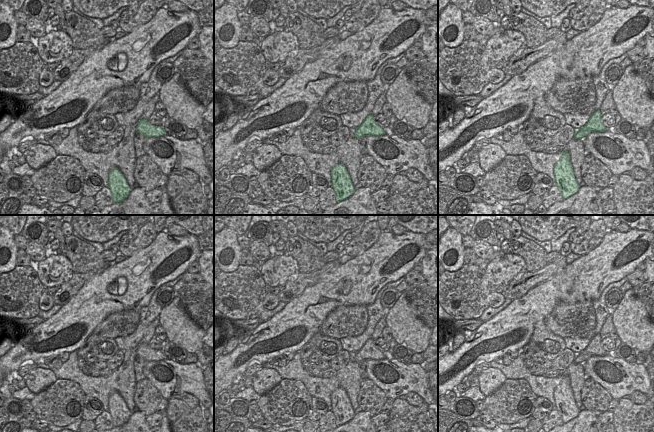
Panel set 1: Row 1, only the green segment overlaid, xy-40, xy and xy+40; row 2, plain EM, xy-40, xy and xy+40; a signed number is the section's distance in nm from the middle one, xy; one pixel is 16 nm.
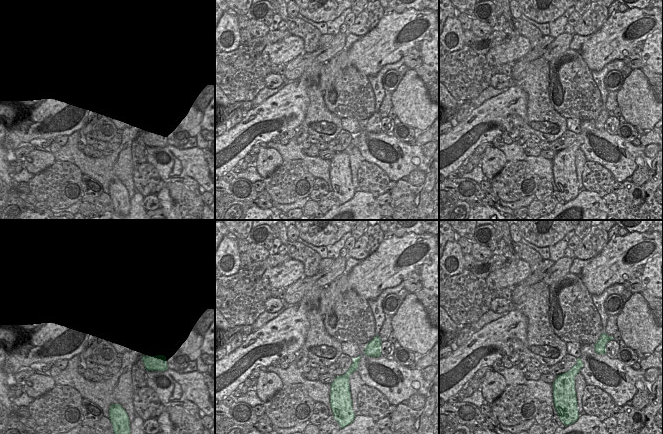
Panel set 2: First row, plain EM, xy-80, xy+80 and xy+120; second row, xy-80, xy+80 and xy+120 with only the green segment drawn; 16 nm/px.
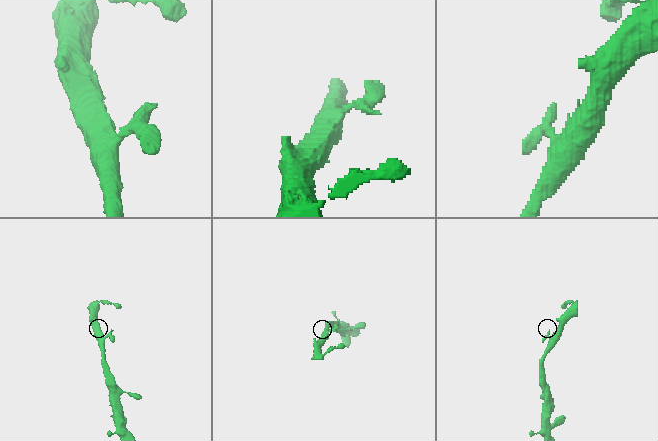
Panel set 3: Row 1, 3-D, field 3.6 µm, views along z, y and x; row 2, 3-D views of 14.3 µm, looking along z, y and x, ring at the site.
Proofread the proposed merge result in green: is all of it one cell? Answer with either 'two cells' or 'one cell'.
one cell

